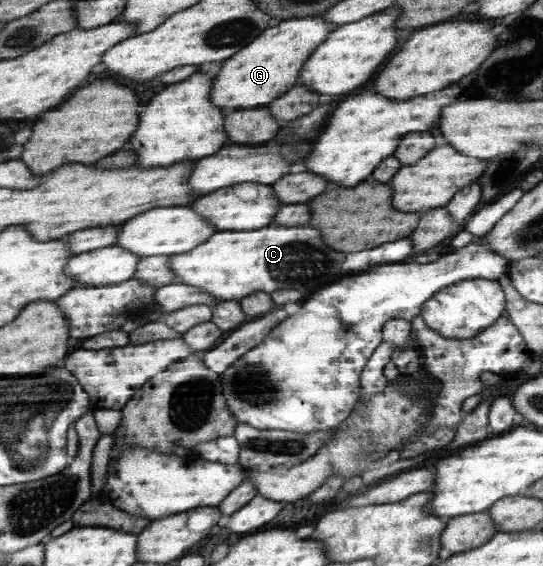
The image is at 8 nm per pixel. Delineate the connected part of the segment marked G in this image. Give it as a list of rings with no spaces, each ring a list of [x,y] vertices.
[[[321,17],[281,21],[277,27],[269,27],[265,35],[256,38],[221,65],[214,77],[217,83],[213,85],[213,103],[219,103],[228,112],[261,108],[275,101],[297,83],[297,75],[305,59],[321,41],[325,41],[331,29],[335,29],[335,25],[325,23]]]

